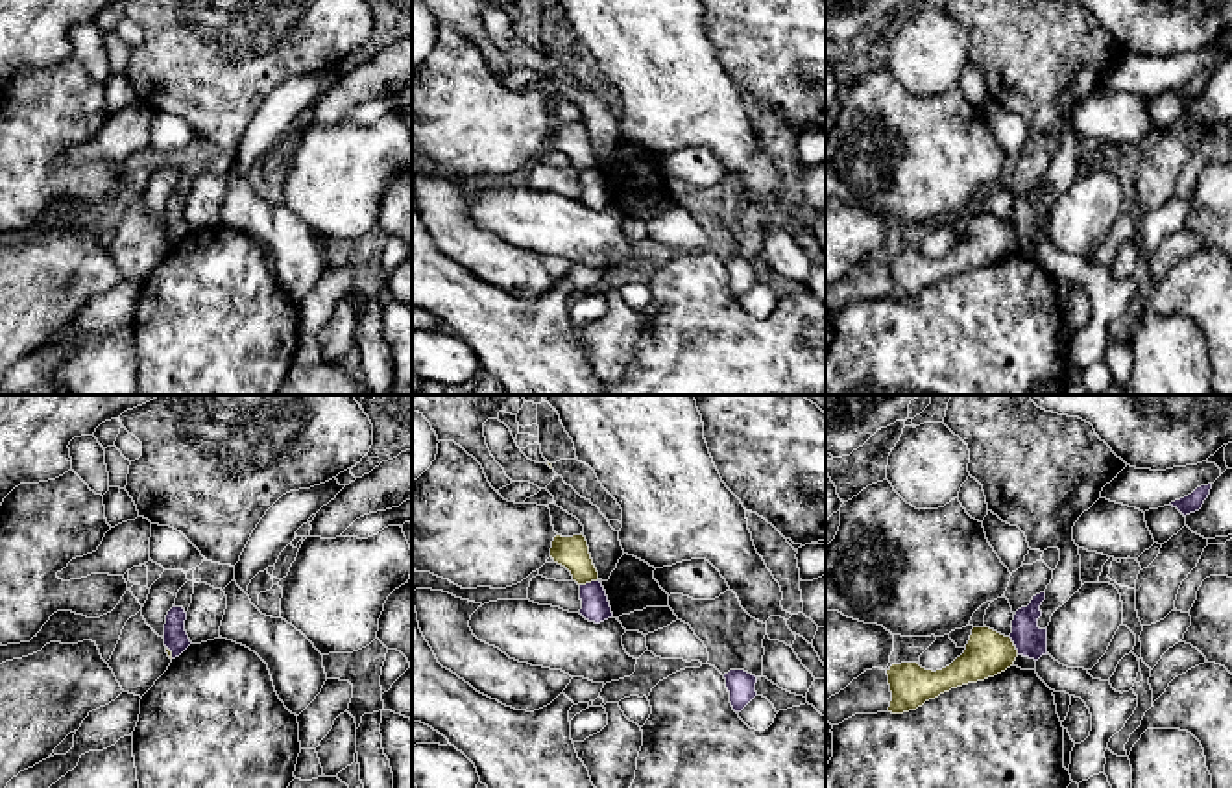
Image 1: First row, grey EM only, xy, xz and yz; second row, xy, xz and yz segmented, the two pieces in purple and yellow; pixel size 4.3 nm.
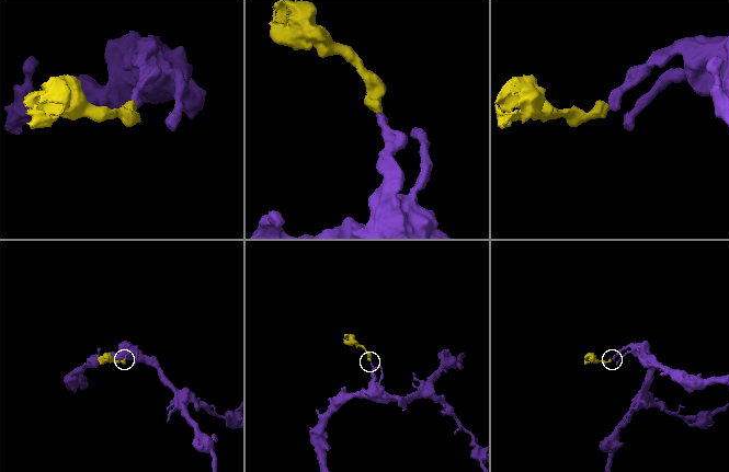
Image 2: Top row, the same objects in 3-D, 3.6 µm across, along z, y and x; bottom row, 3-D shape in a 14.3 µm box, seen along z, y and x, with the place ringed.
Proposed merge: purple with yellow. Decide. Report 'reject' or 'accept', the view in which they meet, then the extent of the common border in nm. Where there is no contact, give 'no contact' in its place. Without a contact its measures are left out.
reject | xz | 90 nm

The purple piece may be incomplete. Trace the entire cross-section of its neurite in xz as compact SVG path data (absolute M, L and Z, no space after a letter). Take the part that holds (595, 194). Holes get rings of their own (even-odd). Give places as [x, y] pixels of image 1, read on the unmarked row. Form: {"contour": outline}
{"contour": "M598 166L580 172L580 186L582 186L580 201L586 207L600 210L613 203L606 177Z"}

